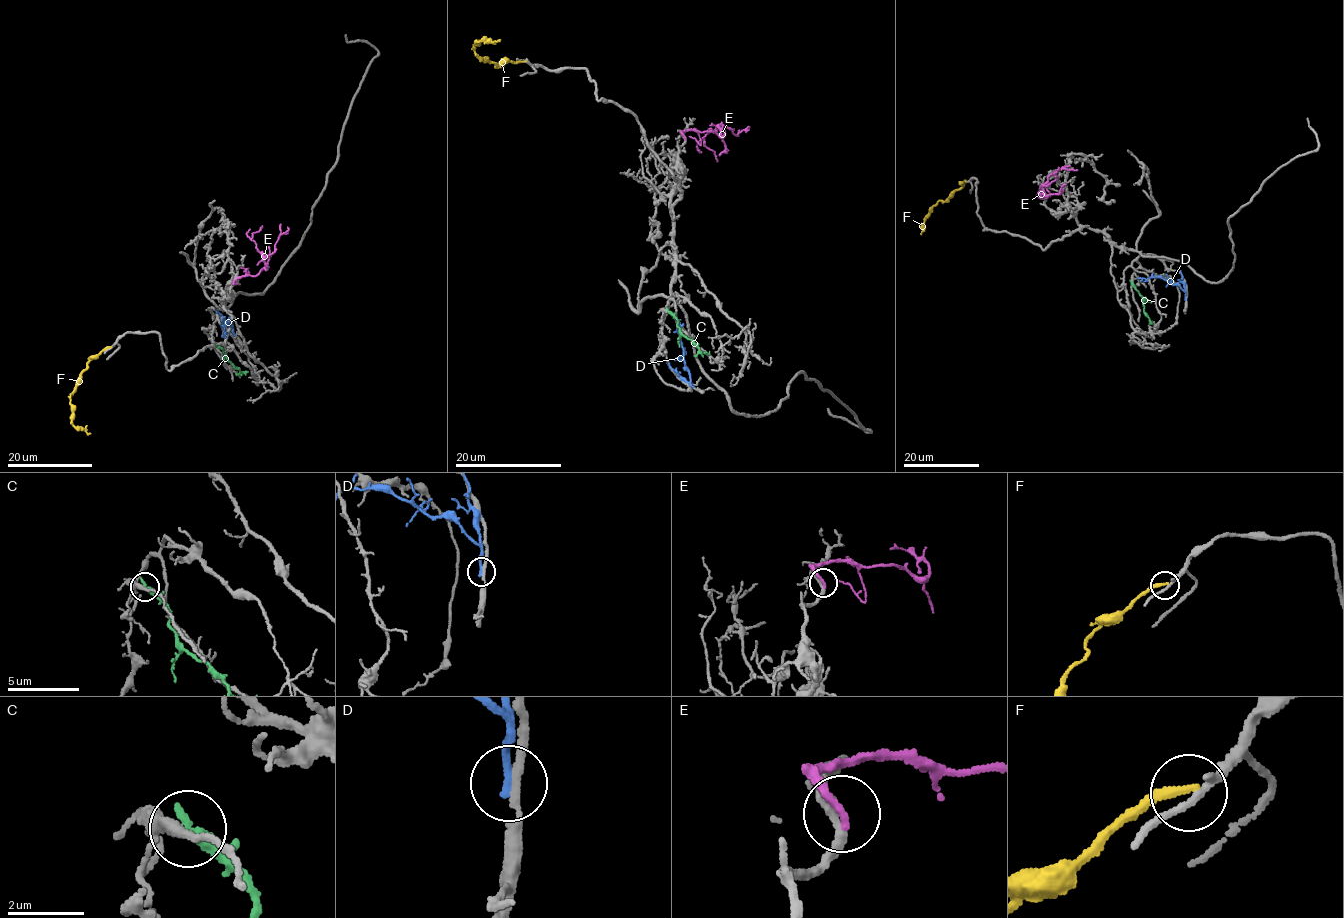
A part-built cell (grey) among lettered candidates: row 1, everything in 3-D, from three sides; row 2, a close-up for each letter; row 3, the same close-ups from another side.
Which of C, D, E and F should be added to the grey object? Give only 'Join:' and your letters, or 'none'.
Join: E

